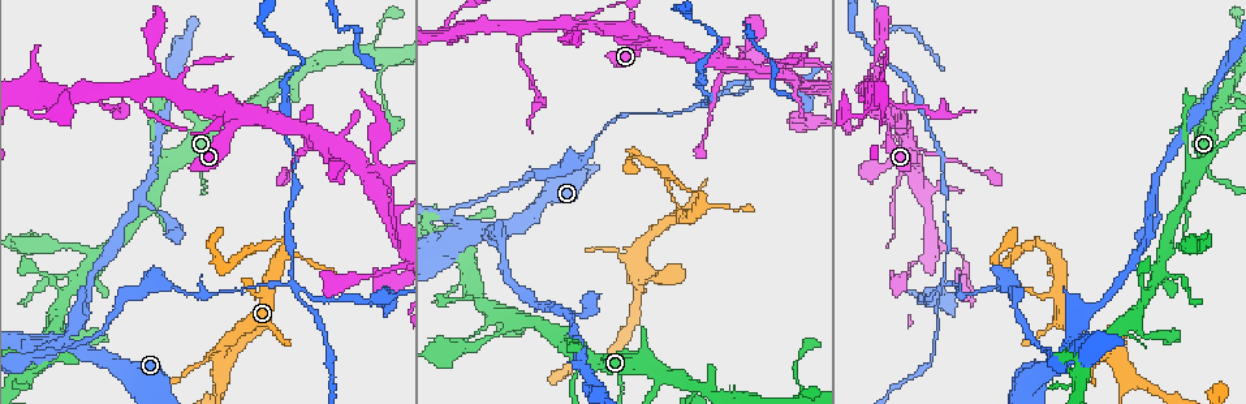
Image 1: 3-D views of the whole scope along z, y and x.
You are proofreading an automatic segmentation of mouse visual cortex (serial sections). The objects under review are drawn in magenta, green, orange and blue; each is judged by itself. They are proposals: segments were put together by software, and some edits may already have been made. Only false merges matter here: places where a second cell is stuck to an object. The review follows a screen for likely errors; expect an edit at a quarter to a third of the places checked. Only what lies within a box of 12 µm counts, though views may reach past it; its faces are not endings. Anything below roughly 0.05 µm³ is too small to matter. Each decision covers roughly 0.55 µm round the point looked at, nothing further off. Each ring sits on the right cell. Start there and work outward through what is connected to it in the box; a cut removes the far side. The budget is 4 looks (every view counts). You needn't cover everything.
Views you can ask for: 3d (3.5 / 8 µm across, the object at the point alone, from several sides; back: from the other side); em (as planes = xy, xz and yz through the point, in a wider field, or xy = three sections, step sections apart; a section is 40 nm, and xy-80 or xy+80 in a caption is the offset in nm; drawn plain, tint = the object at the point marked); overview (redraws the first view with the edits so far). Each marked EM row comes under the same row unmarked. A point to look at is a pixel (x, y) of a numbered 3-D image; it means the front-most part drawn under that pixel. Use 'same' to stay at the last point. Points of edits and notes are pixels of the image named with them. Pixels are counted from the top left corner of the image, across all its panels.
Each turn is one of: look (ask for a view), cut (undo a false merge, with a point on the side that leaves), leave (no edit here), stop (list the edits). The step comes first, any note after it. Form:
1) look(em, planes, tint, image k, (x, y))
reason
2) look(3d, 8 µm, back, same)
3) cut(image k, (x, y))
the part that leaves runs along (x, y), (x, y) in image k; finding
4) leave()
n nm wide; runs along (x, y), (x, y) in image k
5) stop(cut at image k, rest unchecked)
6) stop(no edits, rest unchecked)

look(3d, 3.5 µm, image 1, (654, 46))
arms part here

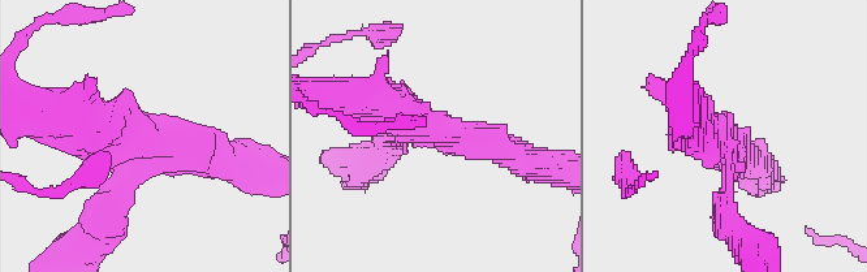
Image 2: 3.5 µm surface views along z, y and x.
look(em, xy, step 2, tint, image 2, (725, 157))

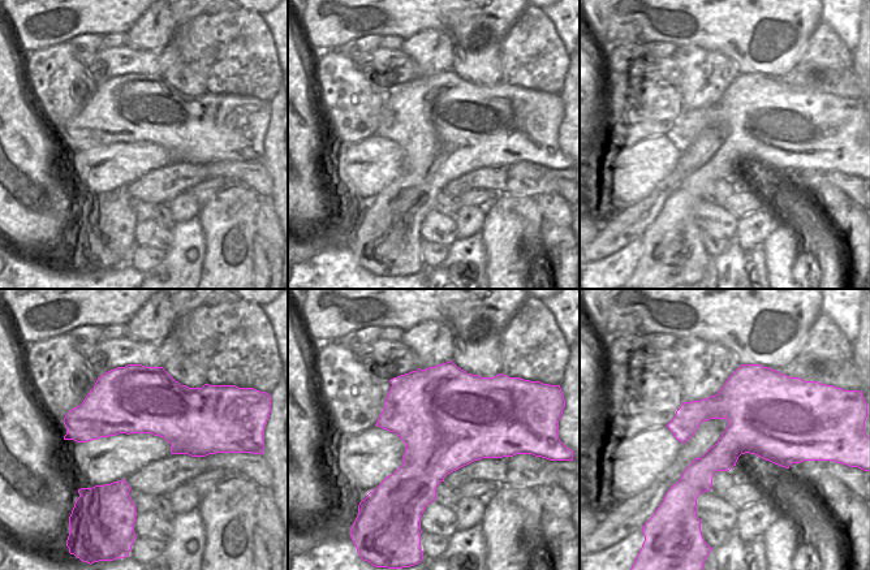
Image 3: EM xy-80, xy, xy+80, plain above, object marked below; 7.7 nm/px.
leave()
750 nm wide; runs along (95, 227), (151, 147), (220, 163) in image 2; one cell here

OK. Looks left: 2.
look(3d, 3.5 µm, image 1, (106, 92))
two arms in line, one across

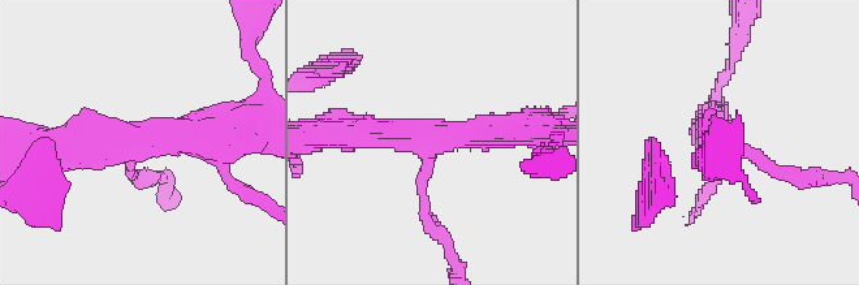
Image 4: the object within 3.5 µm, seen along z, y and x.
look(em, xy, step 2, tint, image 4, (438, 131))
3 arms; arms of 150, 350, 400 nm

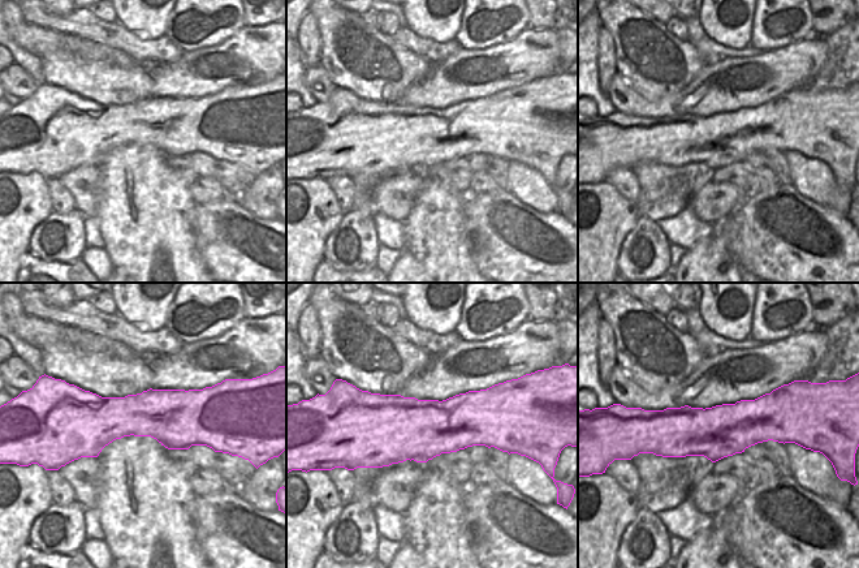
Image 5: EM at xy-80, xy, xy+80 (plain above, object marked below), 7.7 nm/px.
cut(image 4, (430, 223))
the part that leaves runs along (423, 180), (423, 216), (458, 267) in image 4; a second cell is stuck on

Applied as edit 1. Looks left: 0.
stop(cut at image 4, rest unchecked)

